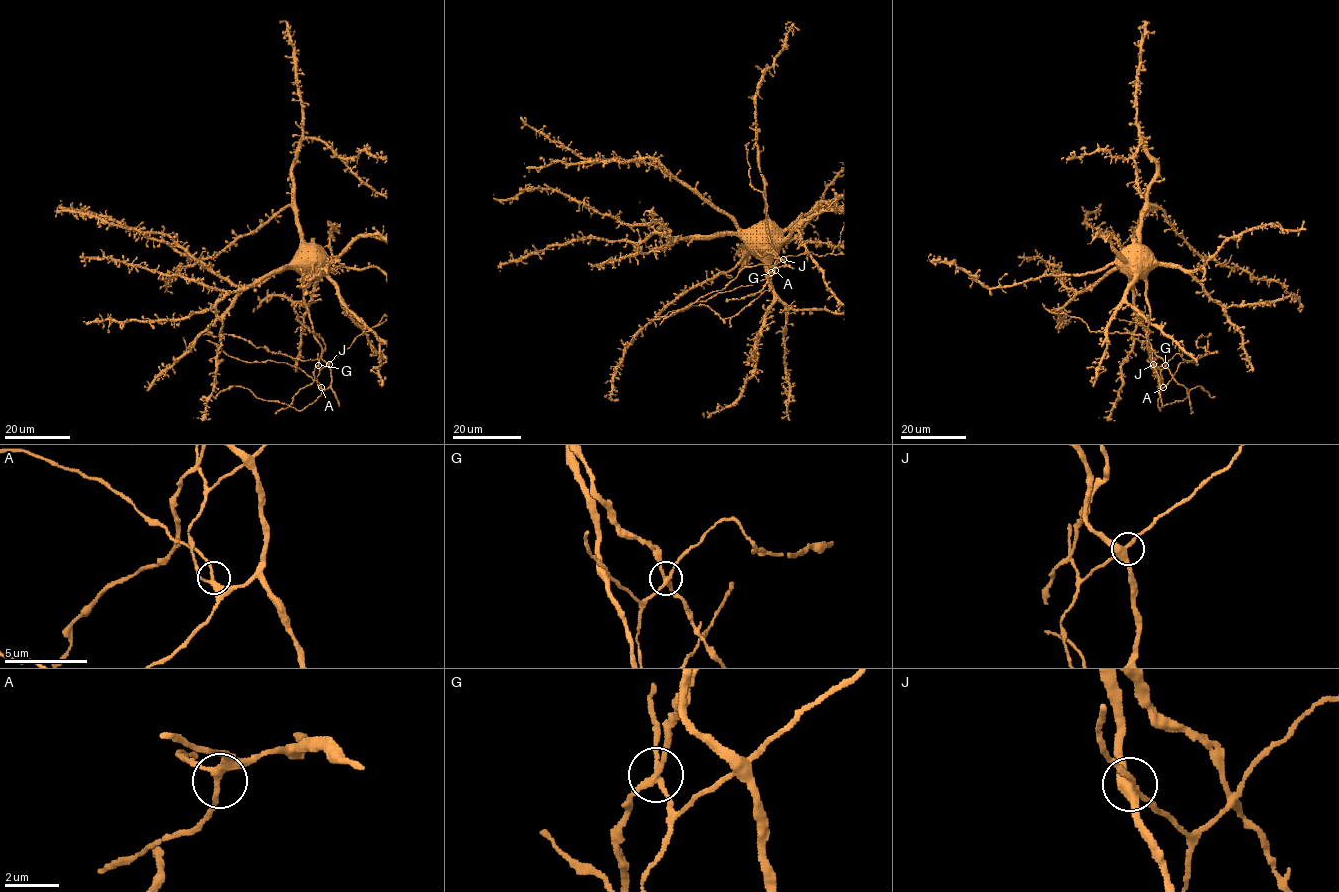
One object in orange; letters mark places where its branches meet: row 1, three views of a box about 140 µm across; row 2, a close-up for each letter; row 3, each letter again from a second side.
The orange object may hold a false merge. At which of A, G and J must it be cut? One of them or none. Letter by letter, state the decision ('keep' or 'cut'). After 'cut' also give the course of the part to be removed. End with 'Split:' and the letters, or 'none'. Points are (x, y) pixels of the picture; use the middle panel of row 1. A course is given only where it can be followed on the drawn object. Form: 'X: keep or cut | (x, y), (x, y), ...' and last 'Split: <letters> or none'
A: keep
G: cut | (771, 272), (779, 258), (771, 243), (765, 221), (767, 203), (763, 194), (751, 184), (746, 145), (749, 142)
J: keep
Split: G

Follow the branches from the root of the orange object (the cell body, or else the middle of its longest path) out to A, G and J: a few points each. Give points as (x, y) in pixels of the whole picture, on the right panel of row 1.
A: (1145, 265), (1146, 303), (1150, 313), (1147, 343), (1152, 362), (1160, 370), (1163, 387)
G: (1145, 265), (1146, 303), (1150, 313), (1147, 343), (1152, 362), (1161, 369), (1165, 365)
J: (1145, 265), (1146, 303), (1150, 313), (1147, 343), (1153, 364)

